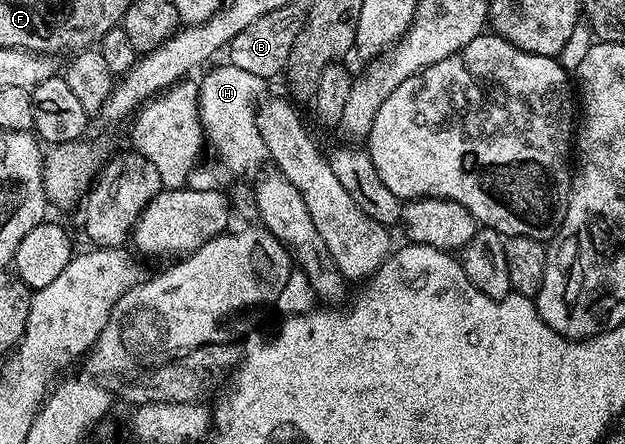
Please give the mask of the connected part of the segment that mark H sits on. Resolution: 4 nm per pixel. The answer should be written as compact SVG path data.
M229 63L210 70L199 80L198 105L205 140L225 167L236 175L252 175L267 160L265 142L258 131L256 108L265 82Z

